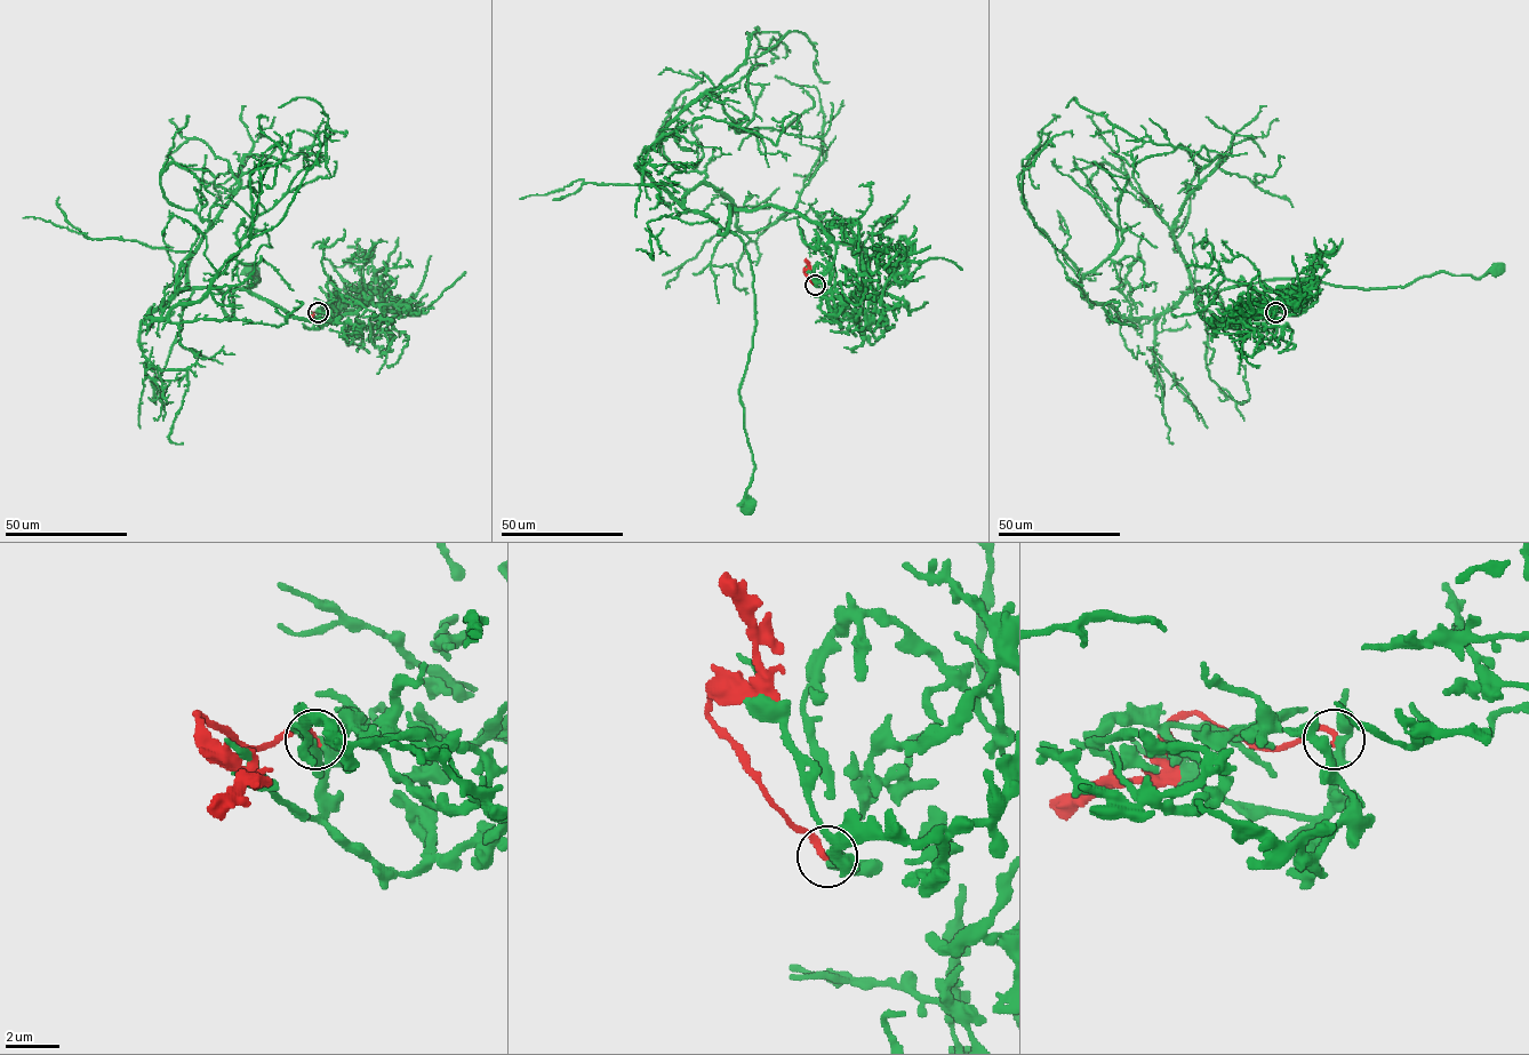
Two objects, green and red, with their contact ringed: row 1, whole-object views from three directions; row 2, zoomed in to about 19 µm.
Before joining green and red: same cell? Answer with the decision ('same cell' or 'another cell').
another cell

